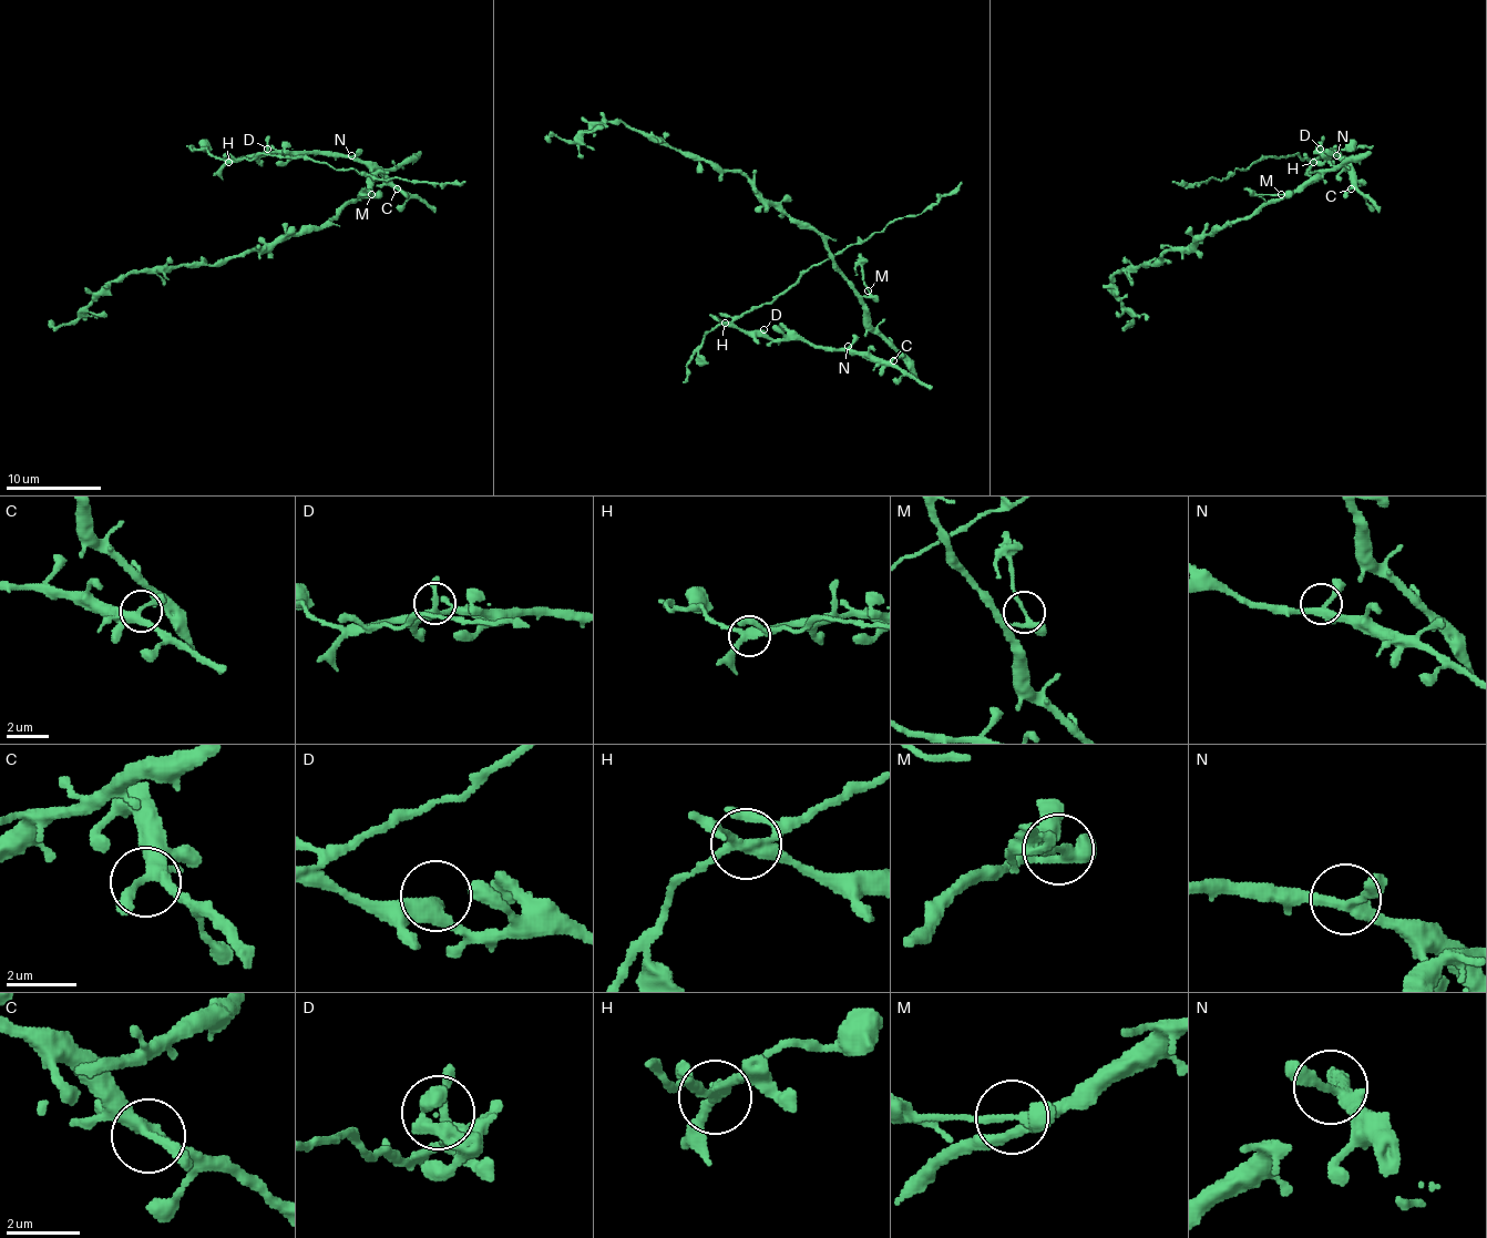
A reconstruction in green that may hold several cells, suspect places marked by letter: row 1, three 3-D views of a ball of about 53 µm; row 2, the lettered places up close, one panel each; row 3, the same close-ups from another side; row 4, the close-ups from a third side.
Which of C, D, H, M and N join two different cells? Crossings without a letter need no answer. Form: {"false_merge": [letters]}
{"false_merge": ["H", "M"]}

